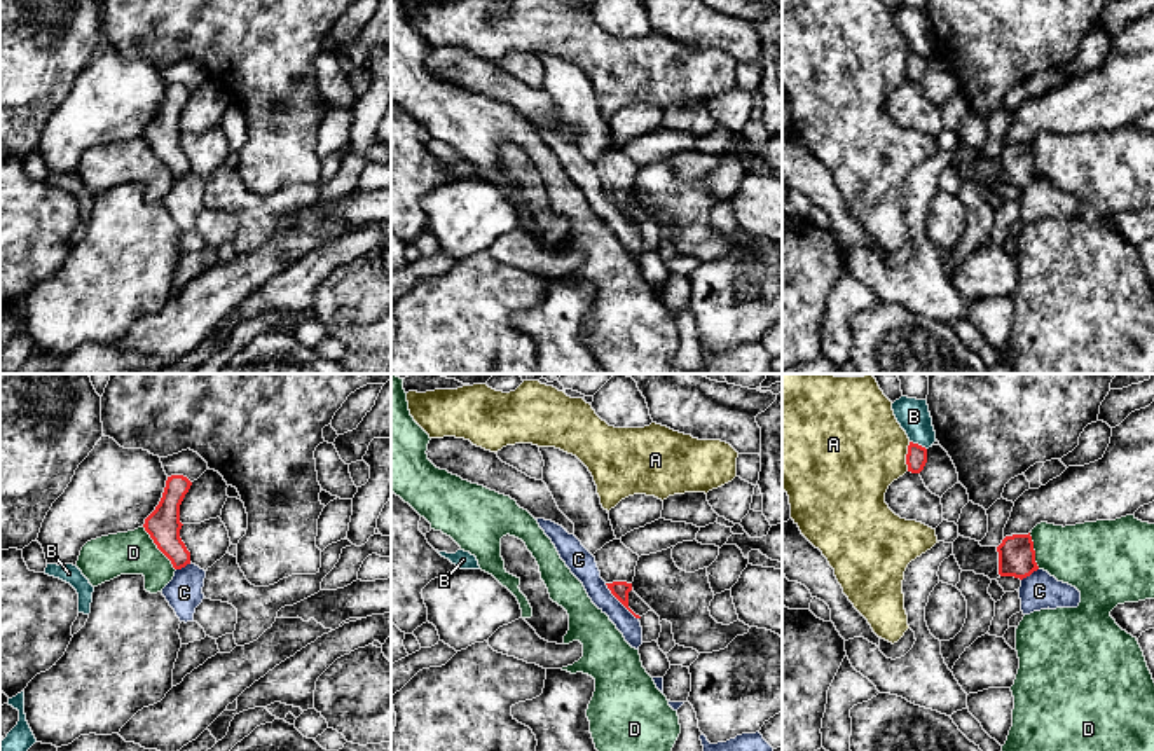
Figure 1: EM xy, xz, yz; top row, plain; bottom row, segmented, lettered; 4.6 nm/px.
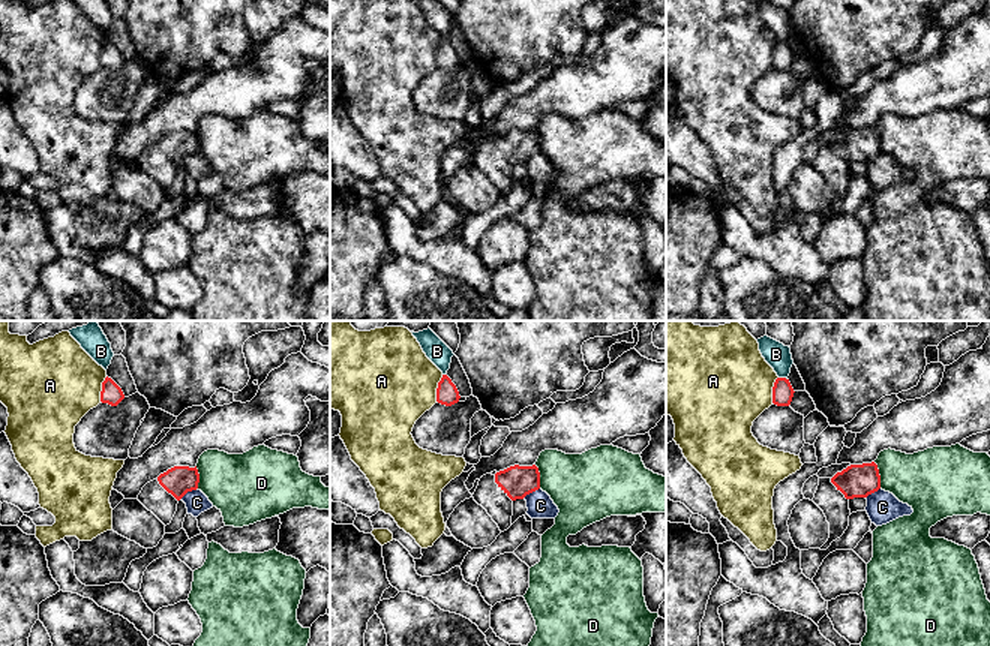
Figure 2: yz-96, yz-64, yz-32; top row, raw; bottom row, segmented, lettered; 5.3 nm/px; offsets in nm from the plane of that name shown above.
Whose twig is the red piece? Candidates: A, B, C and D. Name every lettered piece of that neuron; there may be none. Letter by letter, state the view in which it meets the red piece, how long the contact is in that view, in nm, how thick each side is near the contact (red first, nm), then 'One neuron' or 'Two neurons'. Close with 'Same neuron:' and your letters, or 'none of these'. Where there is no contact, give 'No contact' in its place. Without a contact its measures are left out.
A: Touches red in yz. Shared border 140 nm. Thickness 100 nm (red) against 460 nm. Two neurons
B: Touches red in yz. Shared border 90 nm. Thickness 100 nm (red) against 150 nm. Two neurons
C: Touches red in xz. Shared border 220 nm. Thickness 80 nm (red) against 120 nm. Two neurons
D: Touches red in xy. Shared border 260 nm. Thickness 160 nm (red) against 200 nm. Two neurons
Same neuron: none of these

